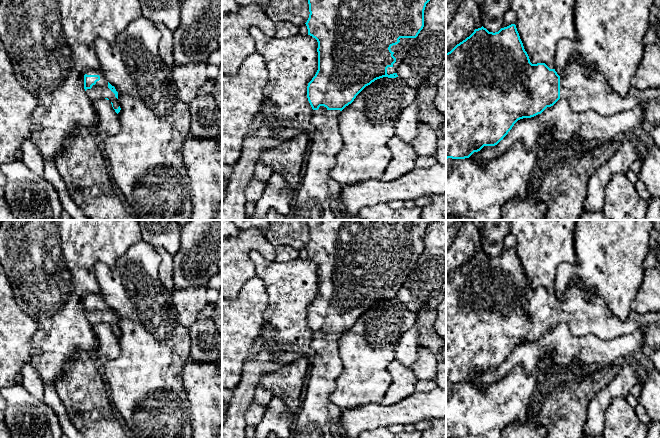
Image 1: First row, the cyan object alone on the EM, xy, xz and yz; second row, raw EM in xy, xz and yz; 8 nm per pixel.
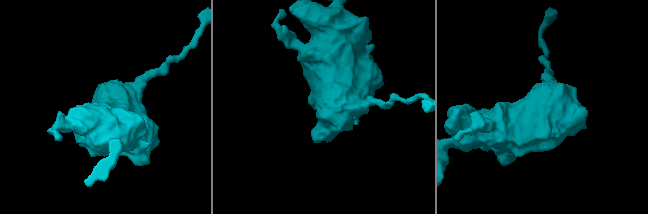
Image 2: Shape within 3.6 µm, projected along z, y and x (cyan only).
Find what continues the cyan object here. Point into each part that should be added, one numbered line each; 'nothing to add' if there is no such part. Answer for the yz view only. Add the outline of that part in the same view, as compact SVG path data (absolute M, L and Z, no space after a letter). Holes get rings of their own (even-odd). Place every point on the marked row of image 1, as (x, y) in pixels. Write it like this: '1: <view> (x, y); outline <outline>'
1: yz (584, 91); outline M571 63L560 76L560 99L567 100L575 113L594 111L604 116L642 107L644 123L660 124L660 88L642 90L632 86L626 96L621 96L609 87L601 73L591 74L577 63Z

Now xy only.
1: xy (100, 90); outline M90 69L85 74L87 75L99 75L100 80L96 82L95 85L92 86L91 89L87 89L87 96L93 101L96 99L105 99L108 98L112 103L114 109L118 109L119 102L115 97L115 94L108 88L108 81L103 75L102 71L99 69Z

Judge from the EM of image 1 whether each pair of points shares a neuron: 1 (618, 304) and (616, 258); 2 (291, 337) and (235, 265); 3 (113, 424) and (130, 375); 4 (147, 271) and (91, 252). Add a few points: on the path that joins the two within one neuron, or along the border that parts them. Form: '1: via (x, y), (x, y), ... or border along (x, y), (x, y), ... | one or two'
1: via (618, 293), (616, 269) | one
2: border along (249, 252), (249, 258), (255, 268), (256, 275) | two
3: border along (108, 393), (111, 403), (125, 427) | two
4: border along (133, 244), (112, 267), (106, 266) | two

